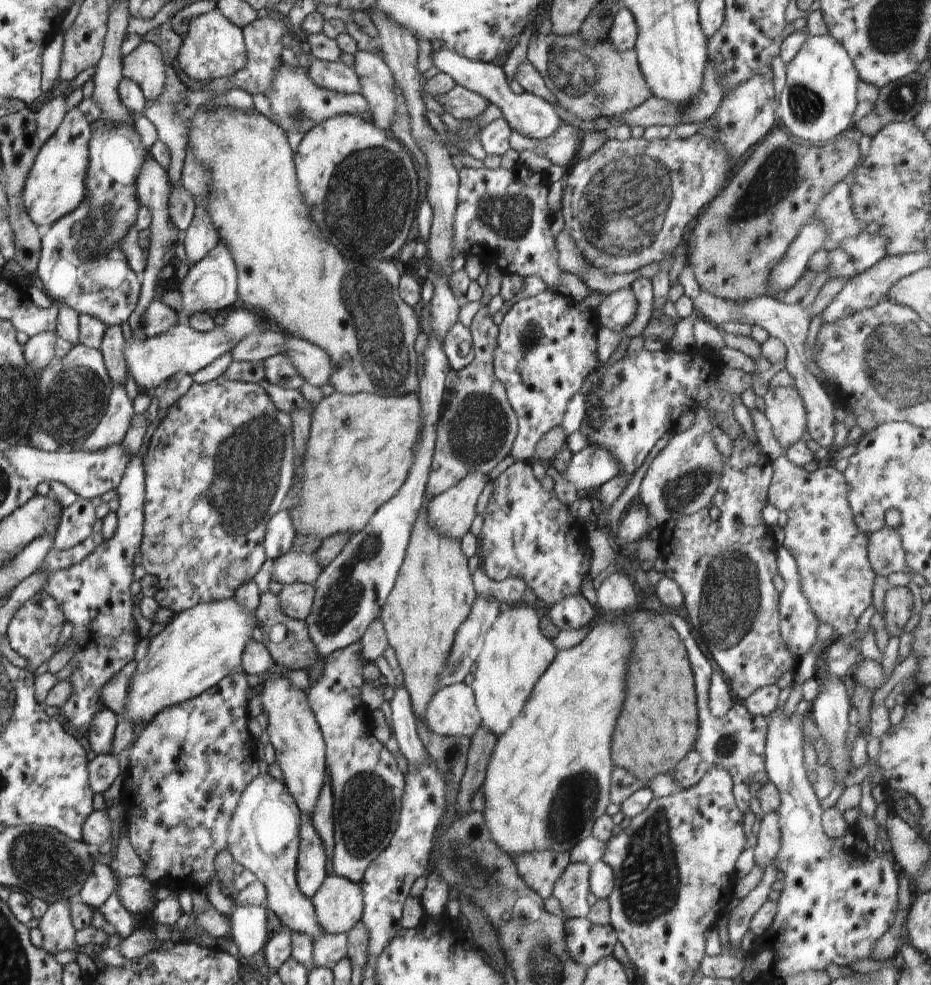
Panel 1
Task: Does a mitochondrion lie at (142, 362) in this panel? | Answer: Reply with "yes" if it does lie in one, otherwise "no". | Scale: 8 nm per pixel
no

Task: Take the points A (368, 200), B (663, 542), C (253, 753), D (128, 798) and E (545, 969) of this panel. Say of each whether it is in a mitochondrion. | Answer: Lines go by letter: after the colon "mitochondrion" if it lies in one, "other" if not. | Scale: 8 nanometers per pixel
A: mitochondrion
B: other
C: other
D: other
E: mitochondrion

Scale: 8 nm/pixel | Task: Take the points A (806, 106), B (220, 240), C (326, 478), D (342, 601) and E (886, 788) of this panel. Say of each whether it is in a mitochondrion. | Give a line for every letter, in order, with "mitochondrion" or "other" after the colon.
A: mitochondrion
B: other
C: other
D: mitochondrion
E: other

